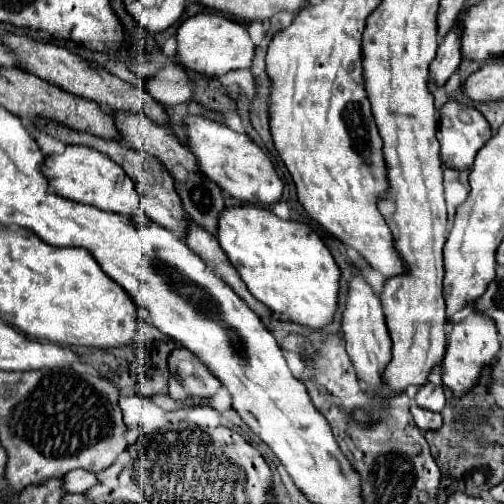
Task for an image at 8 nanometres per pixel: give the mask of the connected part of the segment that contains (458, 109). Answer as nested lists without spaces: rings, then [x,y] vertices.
[[[446,102],[444,108],[440,110],[440,126],[438,126],[438,142],[442,144],[440,148],[440,158],[448,168],[454,170],[468,170],[474,164],[474,158],[478,150],[492,138],[492,130],[488,120],[468,104],[460,102]]]

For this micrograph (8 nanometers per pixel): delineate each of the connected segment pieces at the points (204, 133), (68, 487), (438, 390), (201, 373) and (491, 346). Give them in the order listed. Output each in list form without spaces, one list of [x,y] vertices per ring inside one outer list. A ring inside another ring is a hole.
[[[188,116],[188,144],[198,158],[200,170],[216,182],[228,196],[246,202],[272,206],[282,198],[282,180],[276,174],[270,158],[244,134],[230,130],[218,122],[206,120],[202,116]]]
[[[72,470],[64,476],[64,490],[66,492],[86,492],[90,490],[92,486],[96,486],[100,480],[98,480],[98,474],[96,472],[88,472],[88,470]]]
[[[426,382],[418,394],[416,394],[416,404],[424,410],[432,410],[432,412],[442,412],[446,398],[444,398],[444,390],[442,386],[436,386],[432,382]]]
[[[174,348],[168,356],[170,374],[184,386],[184,390],[198,398],[214,396],[222,384],[208,372],[208,368],[186,348]]]
[[[472,308],[472,312],[464,320],[456,322],[450,330],[448,350],[446,350],[446,356],[444,356],[442,382],[456,396],[462,396],[466,390],[476,386],[476,382],[480,378],[480,372],[482,372],[482,366],[494,362],[498,358],[498,352],[500,352],[500,338],[498,338],[494,320],[490,316],[480,314],[476,308]]]

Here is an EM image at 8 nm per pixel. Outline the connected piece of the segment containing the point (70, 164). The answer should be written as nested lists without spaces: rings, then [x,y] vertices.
[[[70,144],[62,154],[52,154],[44,160],[44,176],[48,178],[54,192],[62,198],[84,202],[96,206],[100,210],[116,212],[116,214],[136,214],[140,208],[140,194],[136,192],[136,184],[126,172],[102,152],[96,152],[88,146]]]

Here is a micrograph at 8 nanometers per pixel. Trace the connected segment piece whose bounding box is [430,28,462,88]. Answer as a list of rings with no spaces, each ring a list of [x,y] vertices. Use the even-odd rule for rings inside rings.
[[[454,28],[454,30],[450,30],[448,34],[446,34],[446,38],[442,40],[442,44],[438,46],[438,54],[436,54],[436,58],[432,60],[432,64],[430,64],[430,72],[432,72],[432,76],[434,76],[434,84],[438,86],[438,88],[442,88],[446,82],[448,82],[448,78],[458,70],[458,66],[460,66],[460,60],[462,60],[462,56],[460,56],[460,40],[458,40],[458,28]]]

